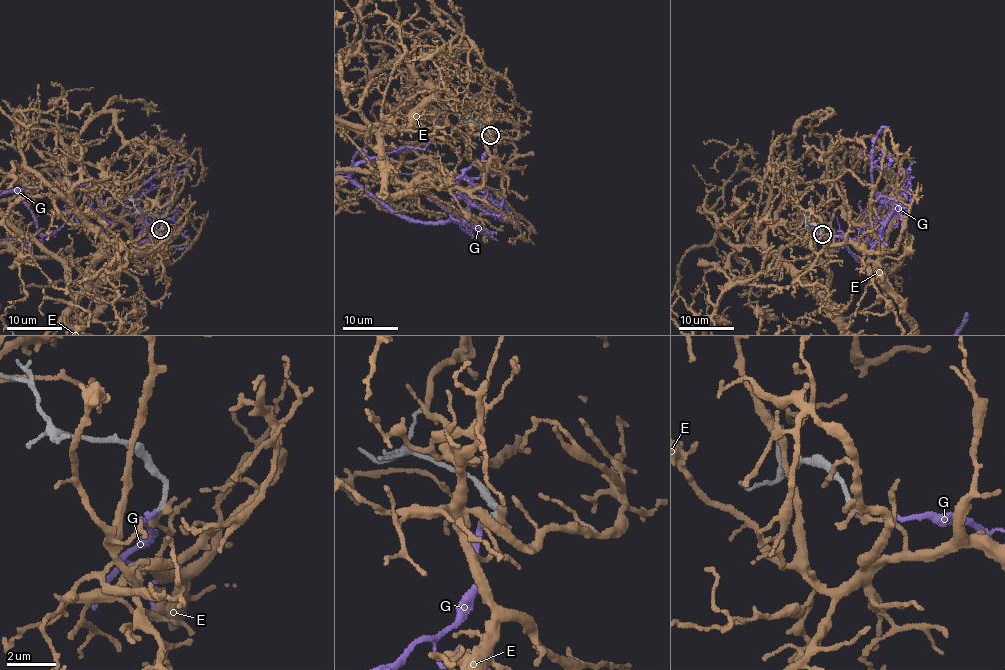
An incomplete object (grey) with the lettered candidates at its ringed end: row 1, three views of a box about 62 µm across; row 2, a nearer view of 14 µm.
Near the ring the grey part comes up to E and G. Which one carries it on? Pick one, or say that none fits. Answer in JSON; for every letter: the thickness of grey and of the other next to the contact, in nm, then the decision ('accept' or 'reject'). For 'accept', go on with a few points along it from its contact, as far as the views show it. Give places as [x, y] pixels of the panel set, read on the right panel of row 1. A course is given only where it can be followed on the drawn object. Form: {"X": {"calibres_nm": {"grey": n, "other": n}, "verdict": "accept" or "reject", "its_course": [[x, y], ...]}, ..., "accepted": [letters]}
{"E": {"calibres_nm": {"grey": 220, "other": 320}, "verdict": "reject"}, "G": {"calibres_nm": {"grey": 200, "other": 200}, "verdict": "accept"}, "accepted": ["G"]}

